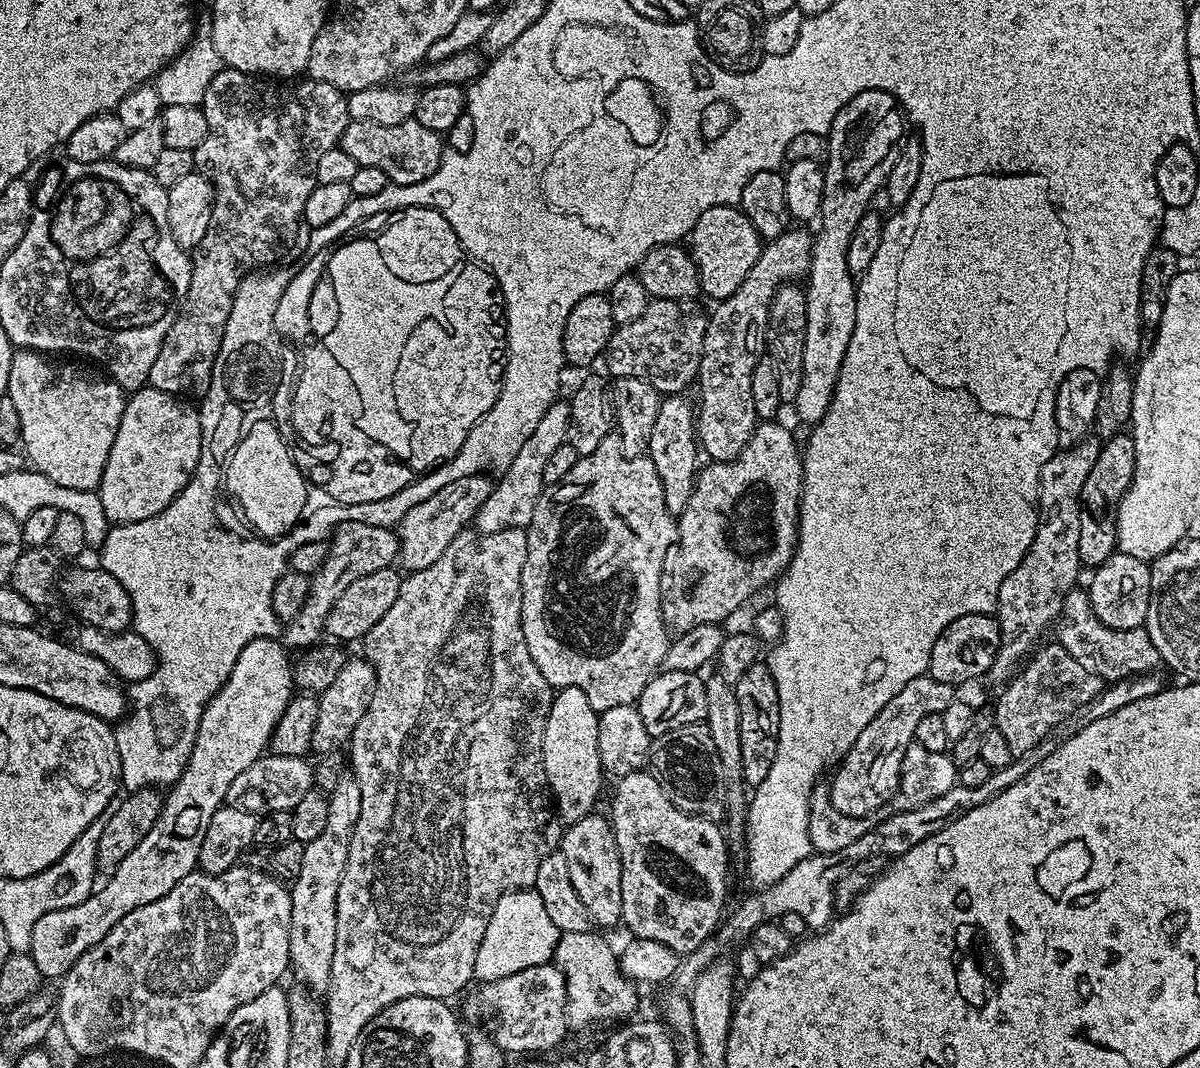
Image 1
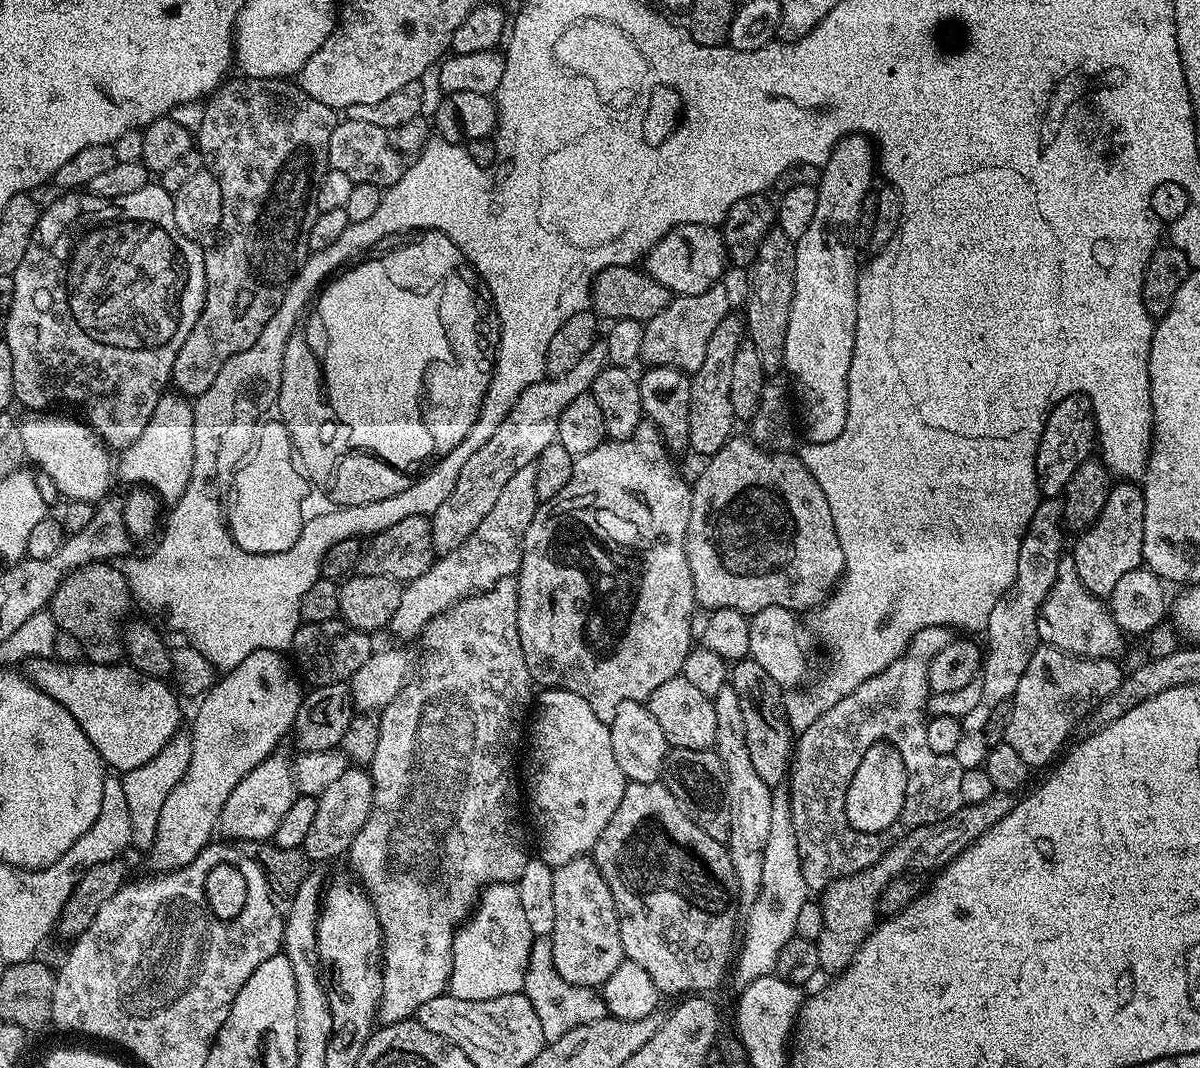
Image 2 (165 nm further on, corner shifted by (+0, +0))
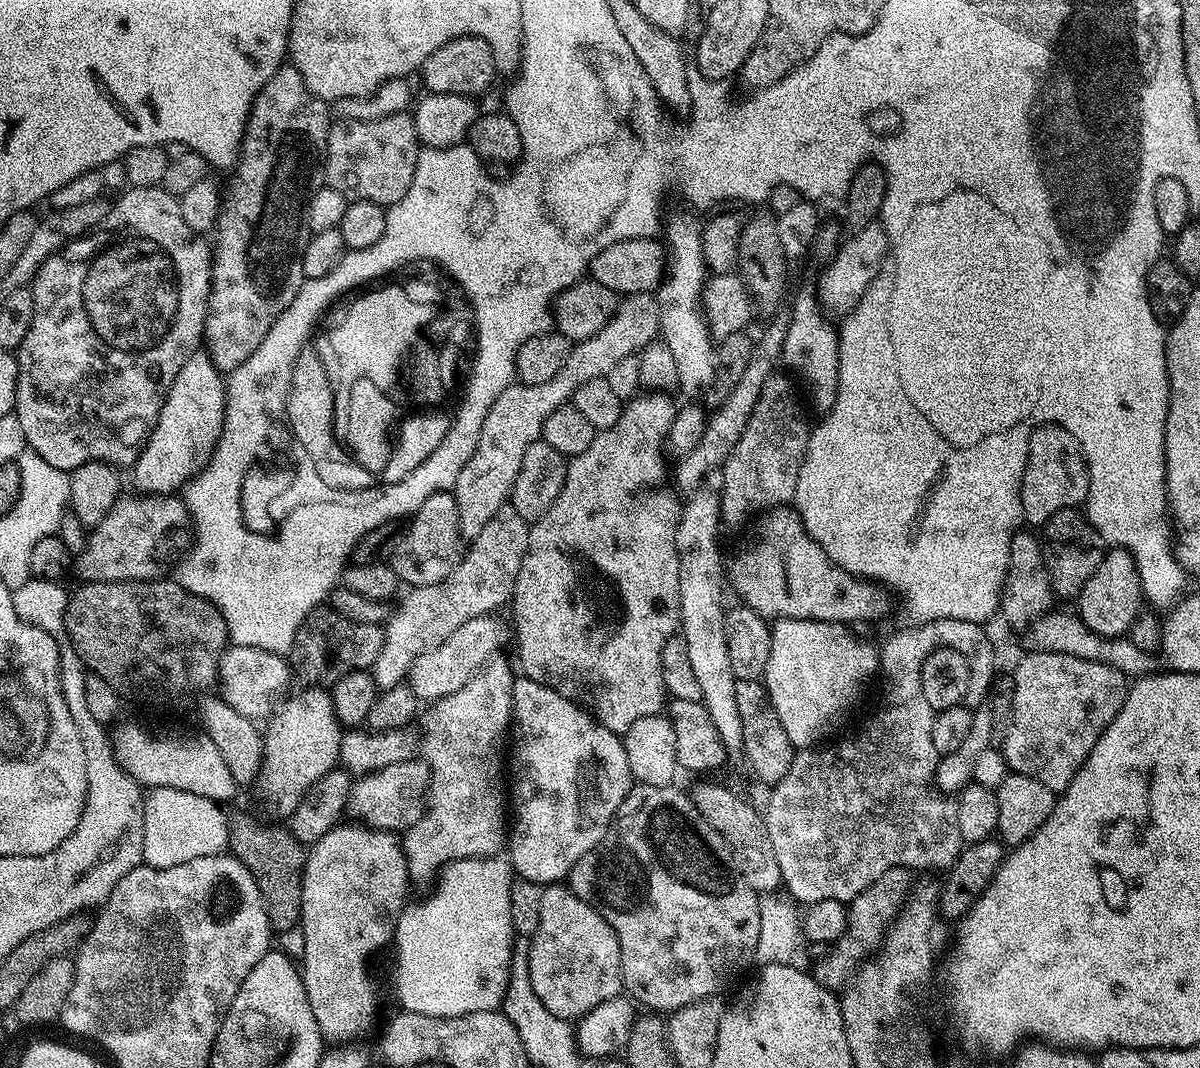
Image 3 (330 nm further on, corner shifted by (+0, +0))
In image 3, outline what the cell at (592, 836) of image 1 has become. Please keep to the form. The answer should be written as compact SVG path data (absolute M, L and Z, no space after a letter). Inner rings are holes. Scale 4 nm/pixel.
M557 882L542 887L542 907L538 917L538 930L528 941L530 954L530 986L534 986L534 994L558 1018L569 1022L579 1021L594 1006L602 1006L610 998L621 995L624 979L622 978L622 962L618 938L612 927L602 918L602 914L594 906L582 902L572 893L572 889Z

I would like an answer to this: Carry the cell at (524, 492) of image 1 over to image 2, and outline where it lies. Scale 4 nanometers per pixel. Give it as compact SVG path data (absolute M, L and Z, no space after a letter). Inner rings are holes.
M535 464L522 466L522 470L516 471L506 486L502 486L494 507L482 518L478 530L474 530L458 550L445 552L433 560L426 574L403 585L402 602L398 602L398 610L394 610L390 632L400 640L412 640L415 636L417 639L434 617L449 612L459 600L490 590L502 578L519 573L526 530L541 504L538 490L534 490L537 479Z

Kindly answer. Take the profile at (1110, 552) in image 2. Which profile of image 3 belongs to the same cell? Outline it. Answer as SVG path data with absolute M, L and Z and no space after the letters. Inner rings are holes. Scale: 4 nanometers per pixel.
M1112 548L1105 551L1098 570L1090 574L1084 589L1078 597L1078 615L1094 634L1099 636L1124 636L1132 628L1132 623L1141 615L1140 604L1145 603L1144 591L1140 585L1140 575L1136 563L1123 548Z

